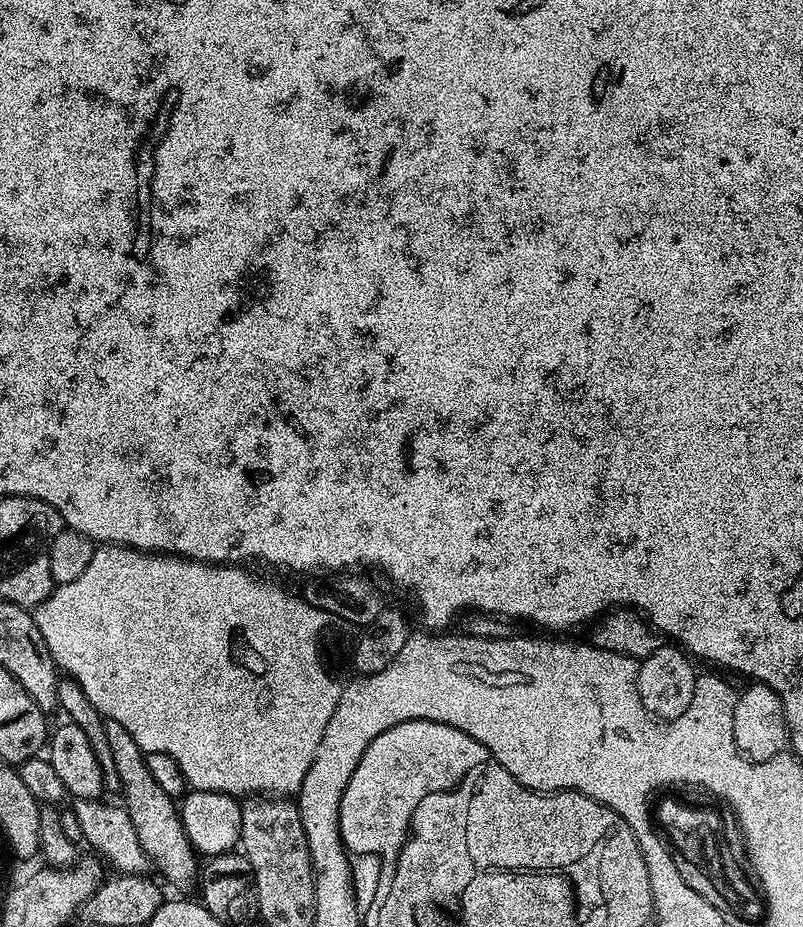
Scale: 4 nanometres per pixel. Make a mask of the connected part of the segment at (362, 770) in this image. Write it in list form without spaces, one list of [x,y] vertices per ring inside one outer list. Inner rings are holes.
[[[411,720],[390,726],[390,730],[366,746],[366,754],[362,754],[362,762],[358,762],[359,772],[352,777],[344,798],[343,842],[349,853],[376,858],[376,848],[384,848],[382,839],[388,832],[398,834],[408,820],[409,812],[426,792],[426,760],[422,760],[426,754],[426,740],[426,720]],[[391,810],[395,810],[393,815],[389,814]]]

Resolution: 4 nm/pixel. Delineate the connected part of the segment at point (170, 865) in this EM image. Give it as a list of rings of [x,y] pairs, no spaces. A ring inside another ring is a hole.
[[[105,720],[104,725],[110,754],[114,754],[114,770],[118,770],[119,795],[124,796],[122,807],[134,826],[134,834],[138,834],[138,842],[142,842],[142,850],[146,850],[151,867],[157,868],[176,888],[188,888],[192,883],[193,887],[198,880],[198,853],[182,826],[177,801],[151,777],[150,766],[146,766],[144,761],[146,754],[138,742],[126,734],[124,727],[113,720]]]

